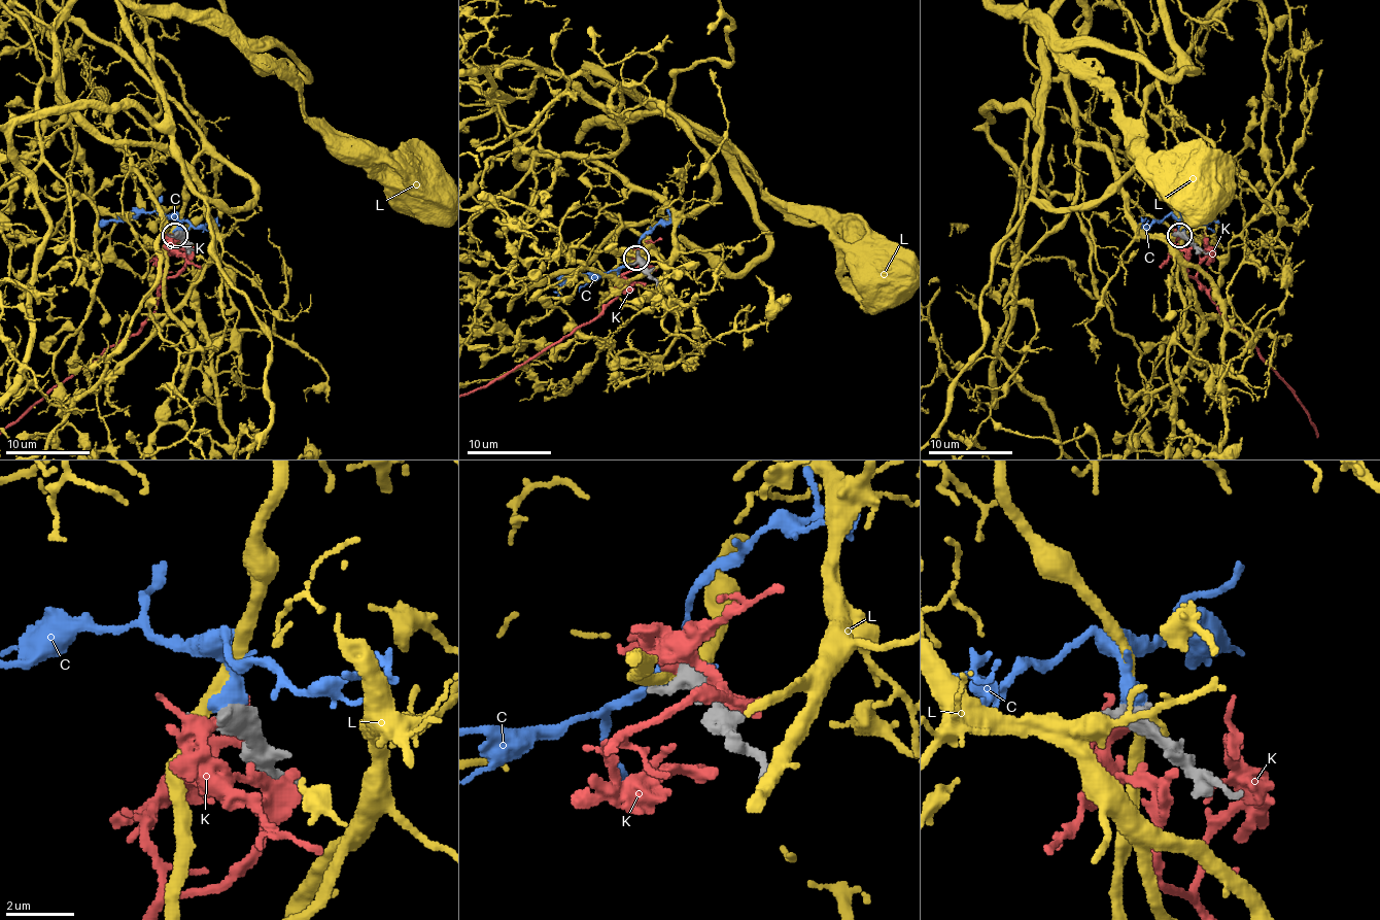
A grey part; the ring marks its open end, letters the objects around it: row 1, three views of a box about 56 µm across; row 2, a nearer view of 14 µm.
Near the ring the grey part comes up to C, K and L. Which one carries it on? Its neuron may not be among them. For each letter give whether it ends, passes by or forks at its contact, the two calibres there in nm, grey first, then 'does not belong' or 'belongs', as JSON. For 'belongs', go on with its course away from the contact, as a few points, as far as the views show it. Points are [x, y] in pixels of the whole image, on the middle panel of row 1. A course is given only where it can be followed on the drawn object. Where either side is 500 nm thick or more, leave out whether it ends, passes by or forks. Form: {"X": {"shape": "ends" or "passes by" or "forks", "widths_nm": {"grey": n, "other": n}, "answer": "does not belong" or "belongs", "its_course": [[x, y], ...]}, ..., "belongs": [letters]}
{"C": {"widths_nm": {"grey": 500, "other": 600}, "answer": "does not belong"}, "K": {"shape": "passes by", "widths_nm": {"grey": 440, "other": 360}, "answer": "belongs"}, "L": {"shape": "passes by", "widths_nm": {"grey": 400, "other": 360}, "answer": "does not belong"}, "belongs": ["K"]}

